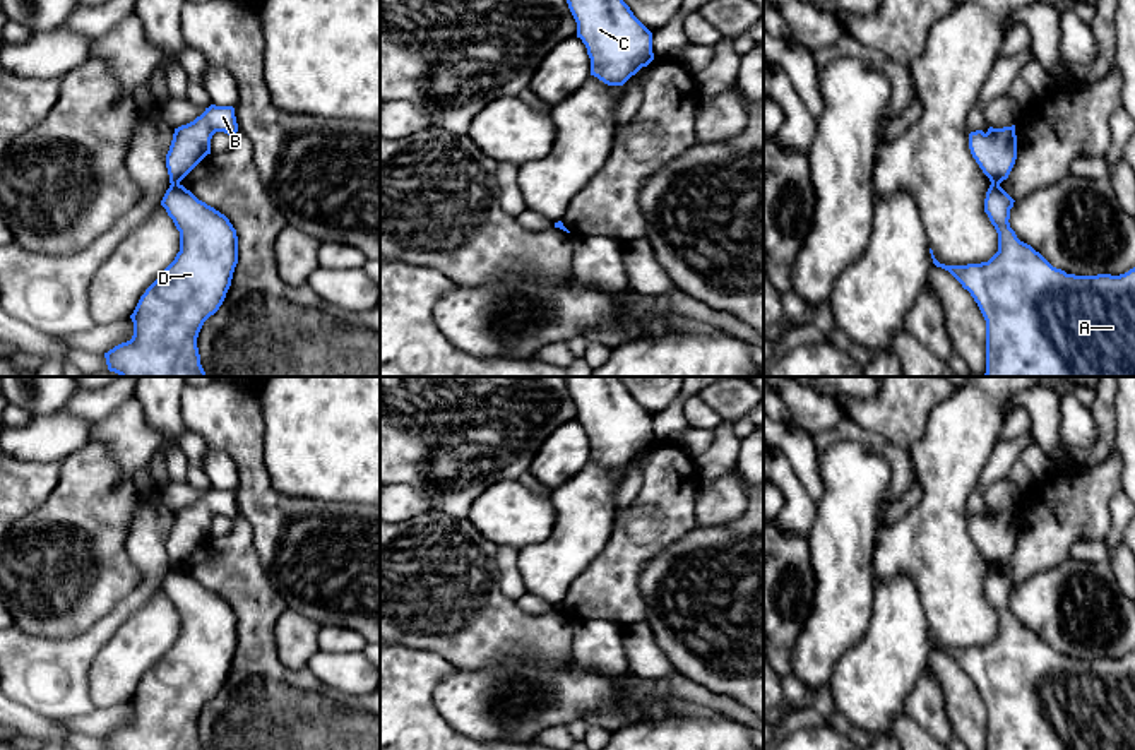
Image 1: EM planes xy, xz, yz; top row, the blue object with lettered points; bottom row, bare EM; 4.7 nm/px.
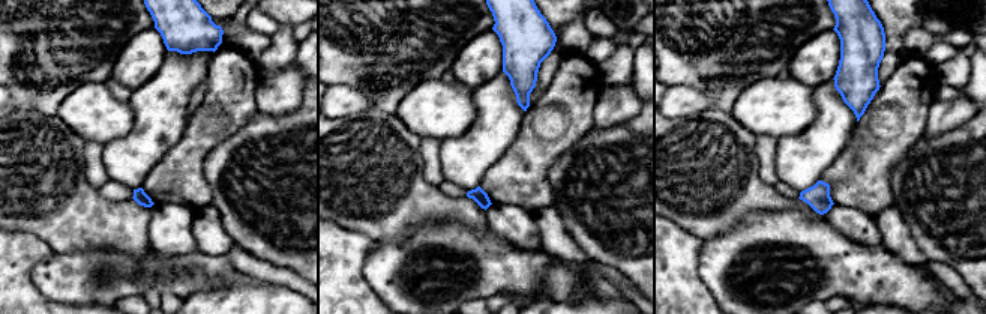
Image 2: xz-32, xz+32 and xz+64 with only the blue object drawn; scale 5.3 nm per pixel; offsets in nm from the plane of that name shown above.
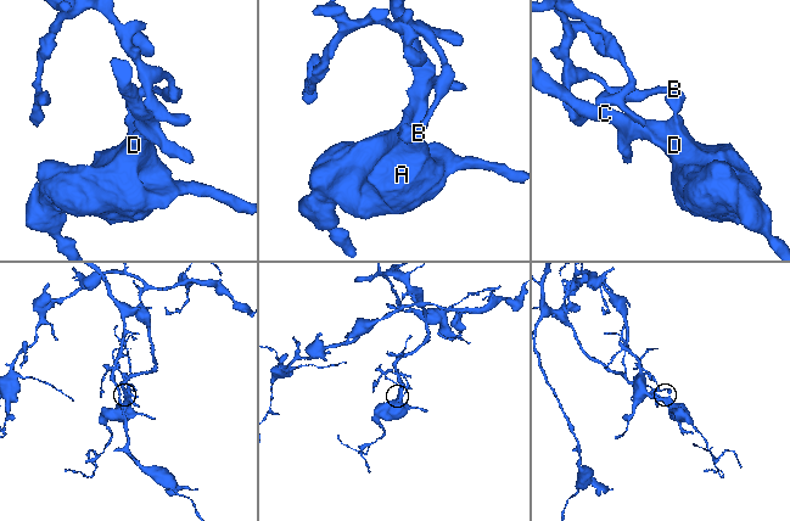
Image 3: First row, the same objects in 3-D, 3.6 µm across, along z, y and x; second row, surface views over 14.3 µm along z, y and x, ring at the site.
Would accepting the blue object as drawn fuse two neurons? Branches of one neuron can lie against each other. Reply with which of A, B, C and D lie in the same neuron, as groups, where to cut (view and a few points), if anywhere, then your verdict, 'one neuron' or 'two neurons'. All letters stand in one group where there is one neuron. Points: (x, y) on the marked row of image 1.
groups A C D / B; cut xy (178, 182), (172, 185); two neurons

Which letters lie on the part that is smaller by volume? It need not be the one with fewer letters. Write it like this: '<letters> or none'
B

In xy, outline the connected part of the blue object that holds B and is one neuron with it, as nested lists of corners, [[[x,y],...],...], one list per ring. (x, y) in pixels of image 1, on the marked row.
[[[211,104],[193,122],[175,128],[166,168],[169,183],[180,183],[207,154],[211,154],[211,139],[216,132],[235,135],[238,123],[233,106]]]

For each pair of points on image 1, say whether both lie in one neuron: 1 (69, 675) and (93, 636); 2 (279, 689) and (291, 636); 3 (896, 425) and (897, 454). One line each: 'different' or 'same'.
1: same
2: different
3: different

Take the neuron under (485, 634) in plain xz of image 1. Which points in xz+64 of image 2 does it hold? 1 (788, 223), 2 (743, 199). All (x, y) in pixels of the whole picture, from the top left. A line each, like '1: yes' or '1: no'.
1: no
2: yes

